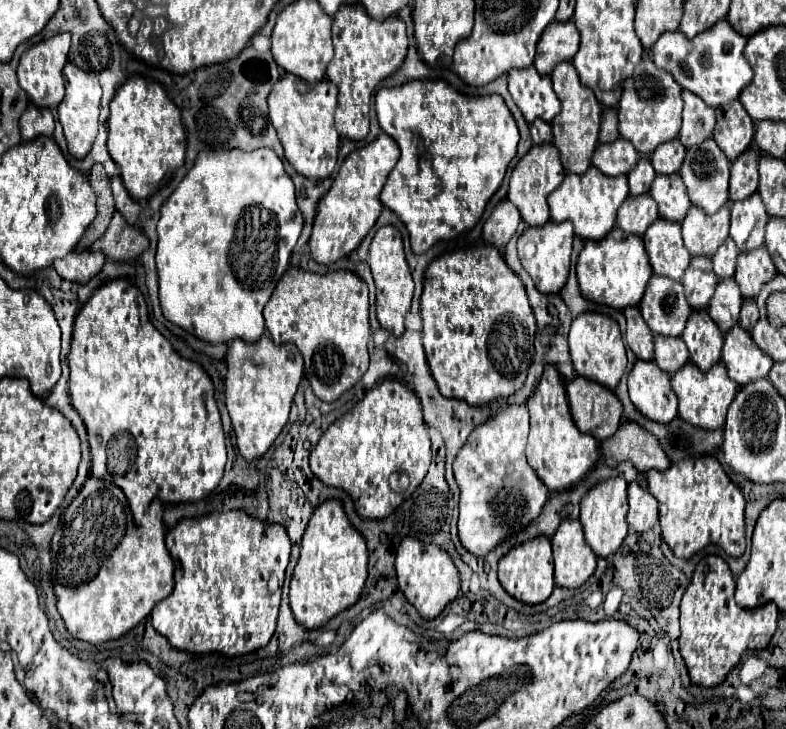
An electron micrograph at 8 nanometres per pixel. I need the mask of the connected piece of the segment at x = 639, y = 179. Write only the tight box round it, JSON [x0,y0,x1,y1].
[627,158,655,196]

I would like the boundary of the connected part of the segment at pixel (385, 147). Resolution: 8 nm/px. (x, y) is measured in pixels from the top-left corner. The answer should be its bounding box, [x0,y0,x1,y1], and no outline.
[309,132,399,264]

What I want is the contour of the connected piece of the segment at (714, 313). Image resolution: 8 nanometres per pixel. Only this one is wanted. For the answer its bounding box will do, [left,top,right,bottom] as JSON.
[709,278,743,334]

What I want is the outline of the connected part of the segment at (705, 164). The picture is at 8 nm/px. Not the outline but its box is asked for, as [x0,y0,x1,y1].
[679,138,729,212]

